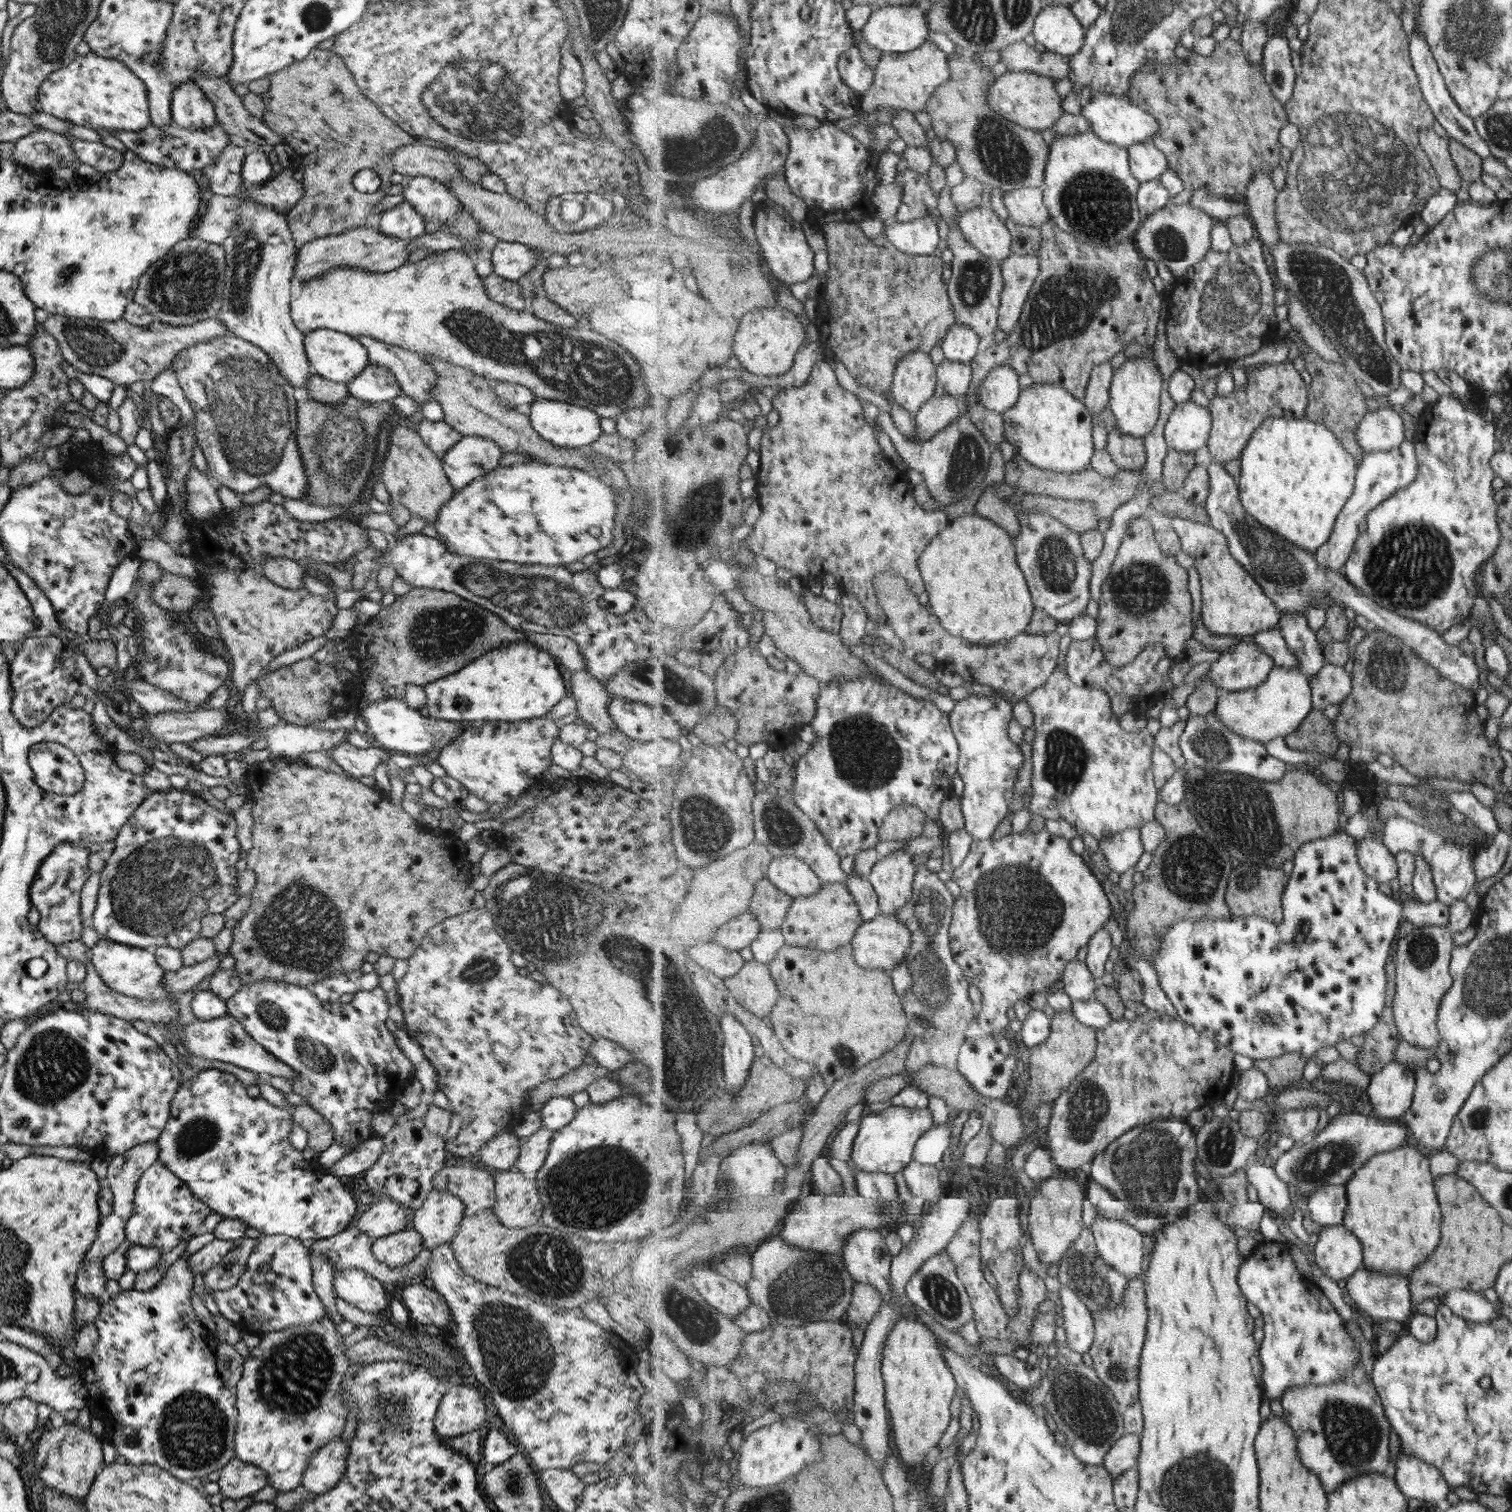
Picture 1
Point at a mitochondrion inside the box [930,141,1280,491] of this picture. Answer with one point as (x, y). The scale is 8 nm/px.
(1233, 297)

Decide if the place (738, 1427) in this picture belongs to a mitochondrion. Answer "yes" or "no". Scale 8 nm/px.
no

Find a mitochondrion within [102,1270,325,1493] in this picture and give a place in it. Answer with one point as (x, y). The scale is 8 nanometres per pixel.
(192, 1428)

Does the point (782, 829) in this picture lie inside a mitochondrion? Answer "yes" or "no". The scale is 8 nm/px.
yes

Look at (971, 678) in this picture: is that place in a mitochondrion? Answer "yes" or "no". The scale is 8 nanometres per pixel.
no

